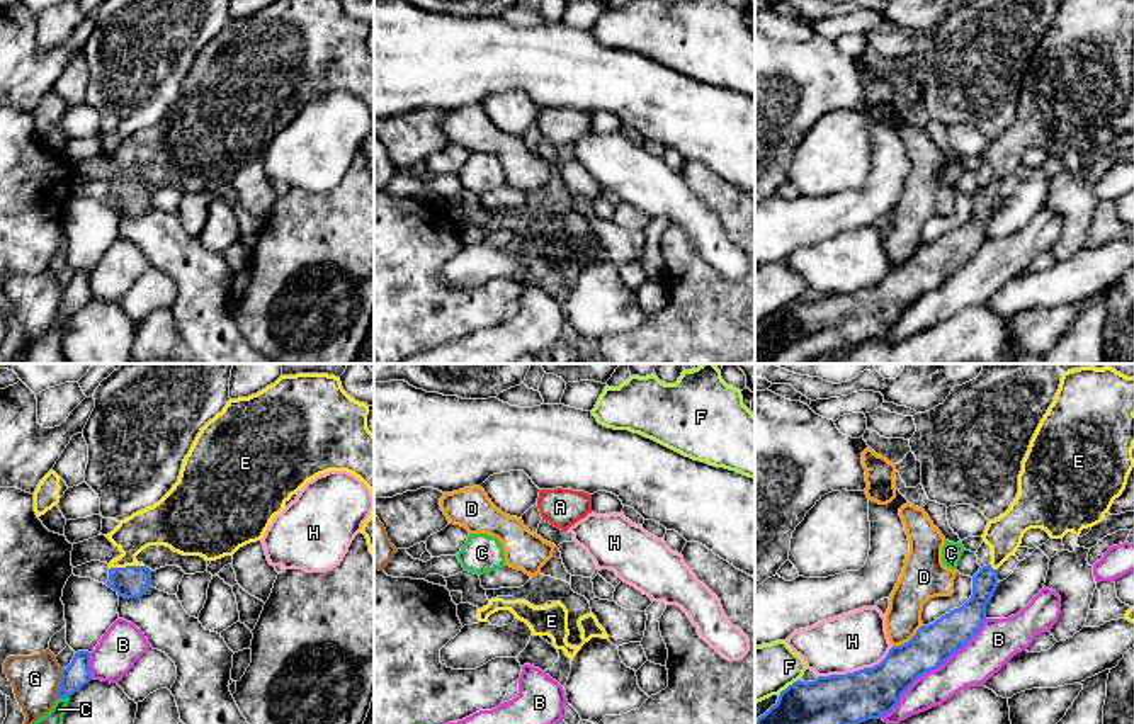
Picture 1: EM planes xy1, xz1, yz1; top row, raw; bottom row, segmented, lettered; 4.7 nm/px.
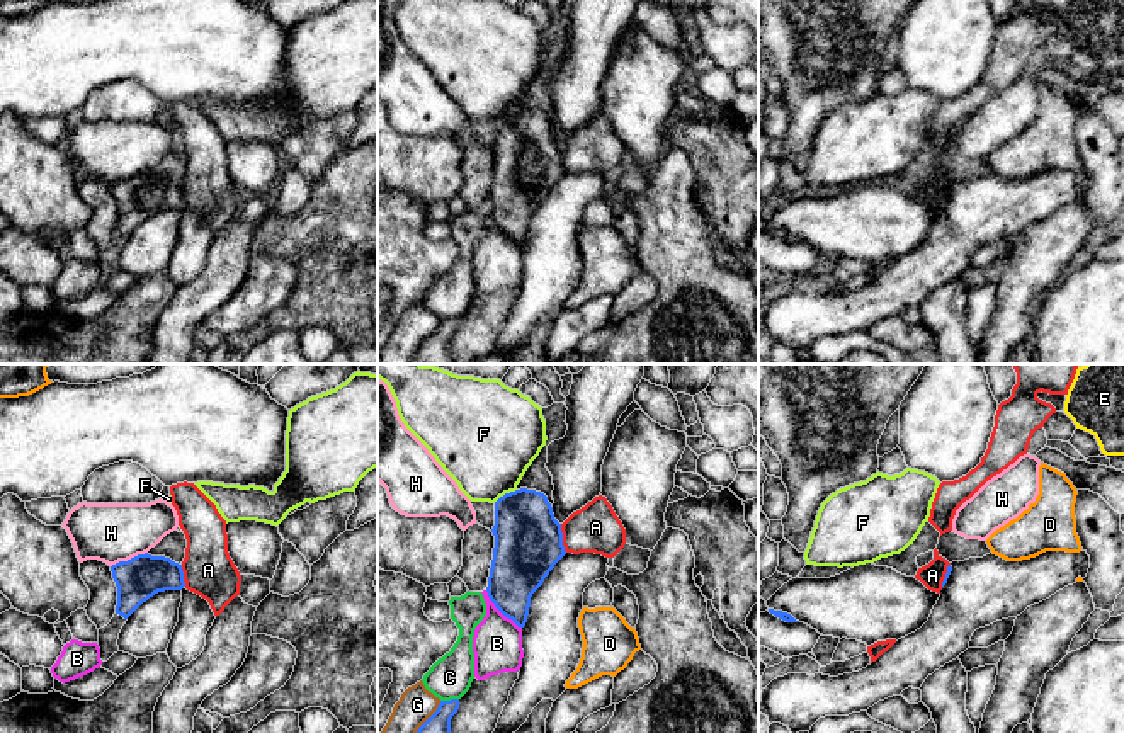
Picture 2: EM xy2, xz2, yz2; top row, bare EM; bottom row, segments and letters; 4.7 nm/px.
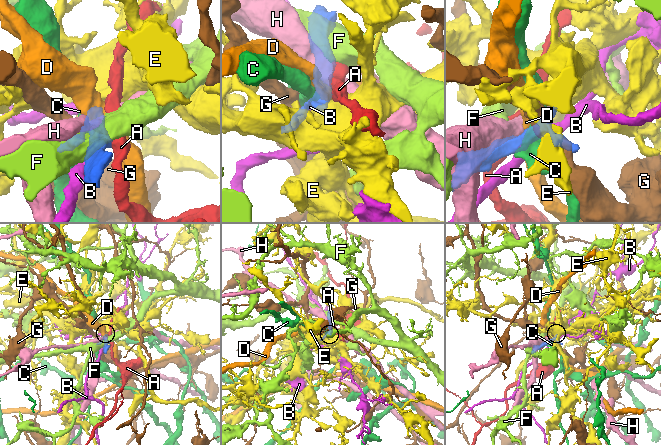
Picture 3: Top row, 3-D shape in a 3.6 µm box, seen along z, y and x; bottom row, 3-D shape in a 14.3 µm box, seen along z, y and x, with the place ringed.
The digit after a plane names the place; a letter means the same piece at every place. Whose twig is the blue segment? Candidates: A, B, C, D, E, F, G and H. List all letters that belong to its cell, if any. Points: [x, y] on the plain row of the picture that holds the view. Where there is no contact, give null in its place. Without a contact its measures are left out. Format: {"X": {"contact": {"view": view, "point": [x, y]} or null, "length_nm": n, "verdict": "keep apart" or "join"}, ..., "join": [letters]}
{"A": {"contact": {"view": "xz2", "point": [562, 157]}, "length_nm": 140, "verdict": "keep apart"}, "B": {"contact": {"view": "yz1", "point": [932, 289]}, "length_nm": 700, "verdict": "keep apart"}, "C": {"contact": {"view": "xz2", "point": [451, 318]}, "length_nm": 90, "verdict": "keep apart"}, "D": {"contact": {"view": "yz1", "point": [910, 259]}, "length_nm": 180, "verdict": "keep apart"}, "E": {"contact": {"view": "xy1", "point": [126, 186]}, "length_nm": 160, "verdict": "join"}, "F": {"contact": {"view": "xz2", "point": [505, 113]}, "length_nm": 130, "verdict": "keep apart"}, "G": {"contact": {"view": "xy1", "point": [60, 305]}, "length_nm": 150, "verdict": "keep apart"}, "H": {"contact": {"view": "yz1", "point": [856, 291]}, "length_nm": 380, "verdict": "keep apart"}, "join": ["E"]}

